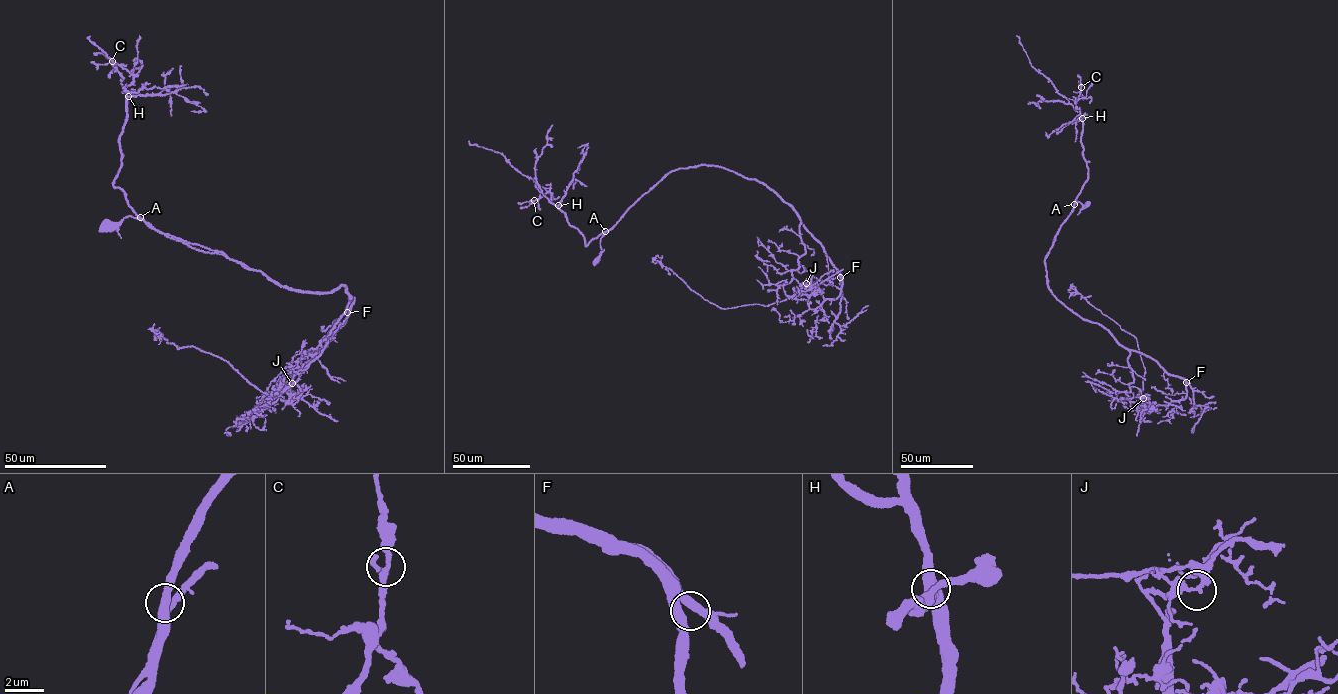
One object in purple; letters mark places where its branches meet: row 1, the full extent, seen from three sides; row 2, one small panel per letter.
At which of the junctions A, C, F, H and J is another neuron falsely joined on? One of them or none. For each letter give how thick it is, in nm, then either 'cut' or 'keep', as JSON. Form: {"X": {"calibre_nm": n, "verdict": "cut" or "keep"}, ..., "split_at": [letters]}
{"A": {"calibre_nm": 440, "verdict": "keep"}, "C": {"calibre_nm": 240, "verdict": "keep"}, "F": {"calibre_nm": 440, "verdict": "keep"}, "H": {"calibre_nm": 440, "verdict": "keep"}, "J": {"calibre_nm": 240, "verdict": "cut"}, "split_at": ["J"]}

